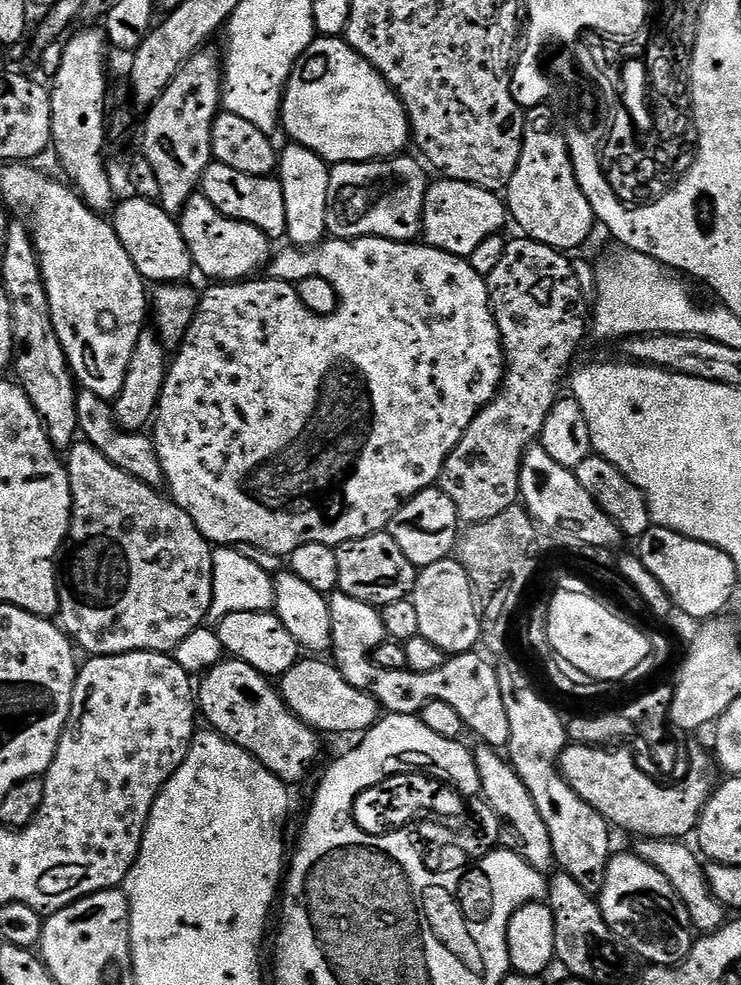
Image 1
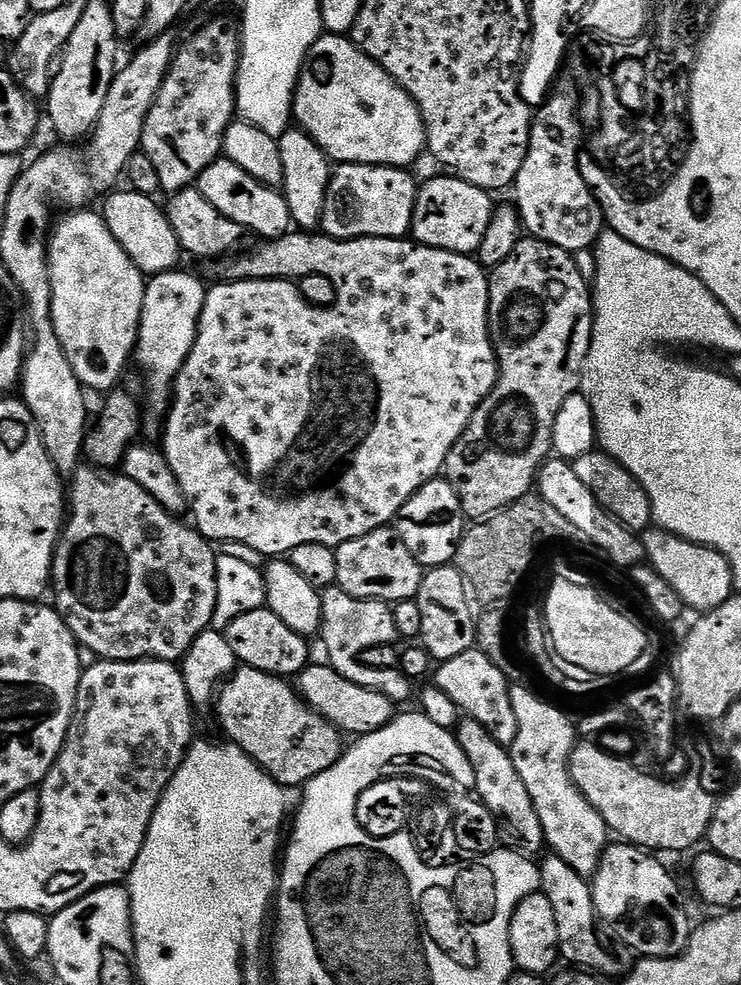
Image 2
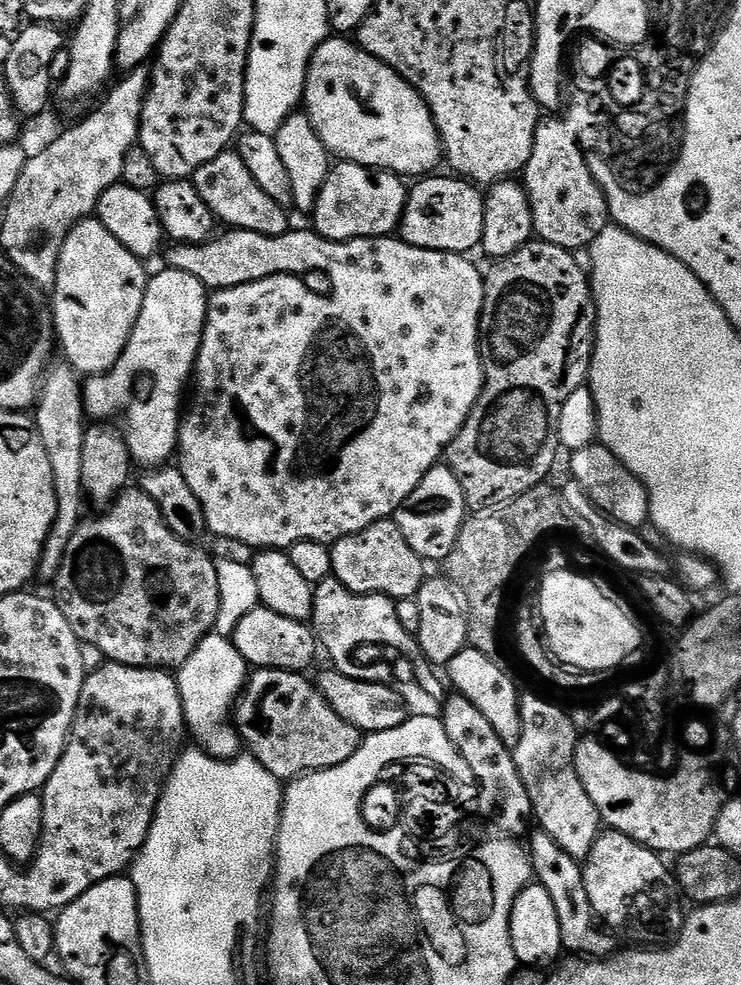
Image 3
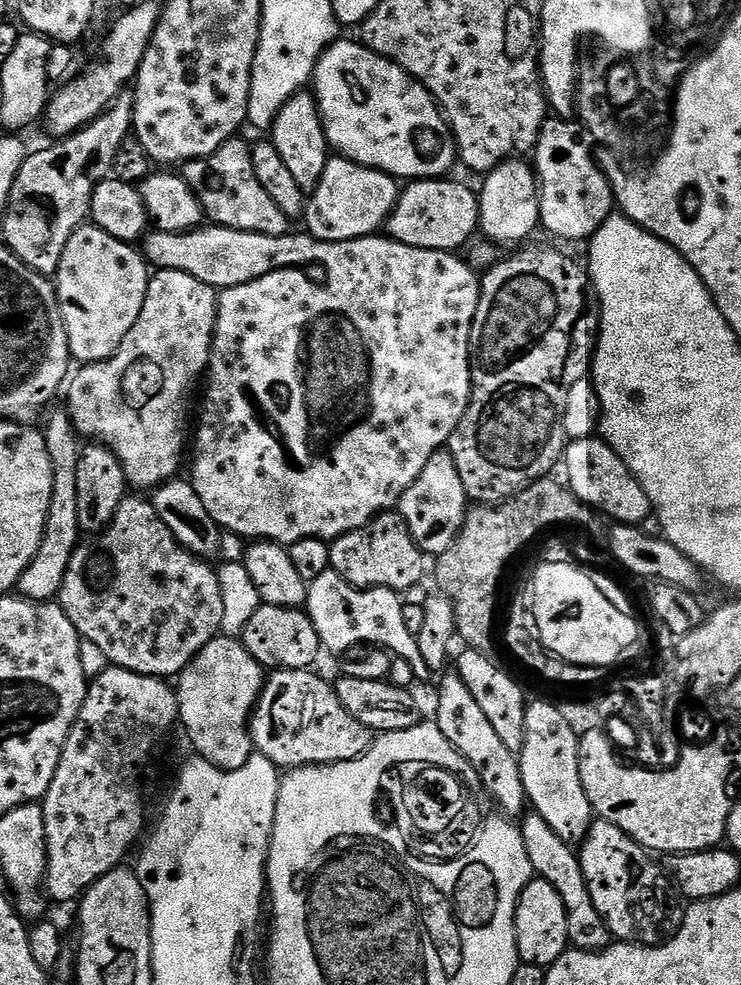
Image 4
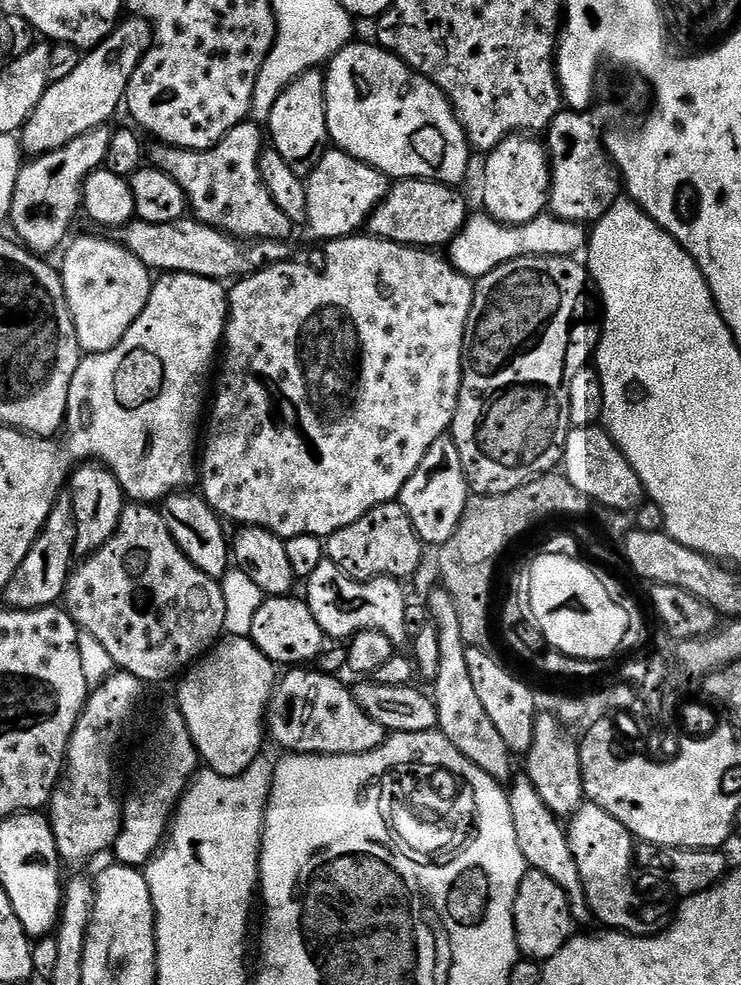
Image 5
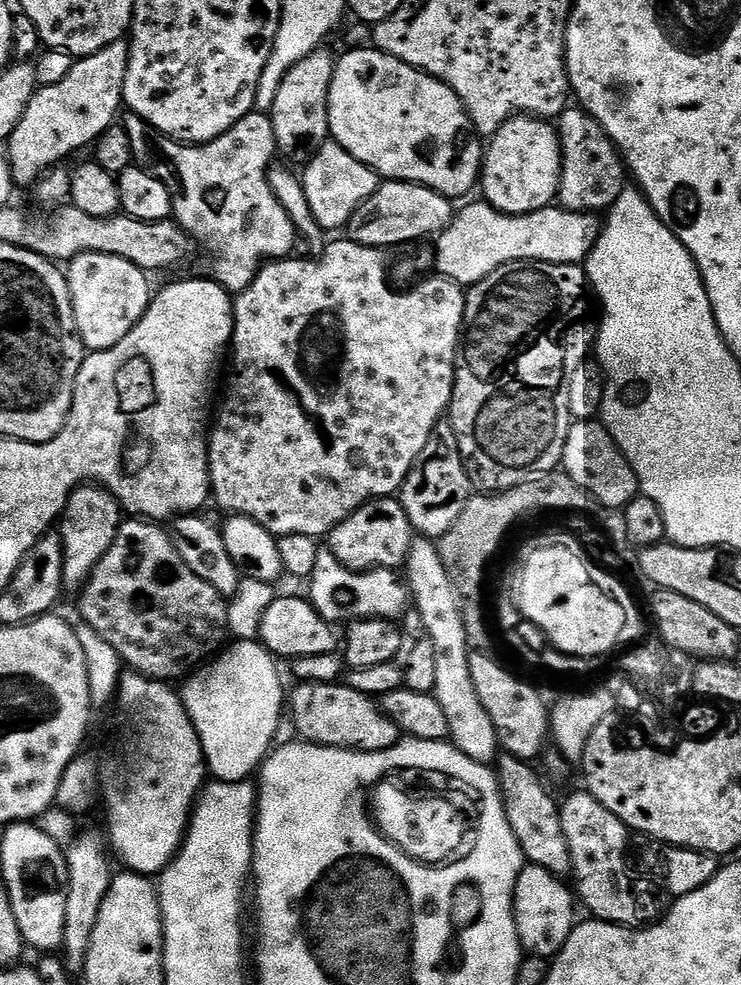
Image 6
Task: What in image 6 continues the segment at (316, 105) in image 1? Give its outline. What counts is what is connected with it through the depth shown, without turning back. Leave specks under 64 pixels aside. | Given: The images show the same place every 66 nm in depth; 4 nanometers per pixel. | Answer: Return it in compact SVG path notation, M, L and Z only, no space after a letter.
M375 47L356 48L353 52L348 52L344 57L335 61L336 69L332 75L332 85L328 95L328 130L331 139L337 144L341 144L355 160L362 162L367 168L372 169L377 177L387 178L388 180L404 180L407 184L421 184L427 188L433 188L436 192L449 198L464 196L472 187L477 187L478 181L482 176L482 140L481 137L474 134L474 129L468 111L462 106L458 94L450 90L450 86L443 84L438 78L402 62L398 58L386 55L385 52L377 50Z

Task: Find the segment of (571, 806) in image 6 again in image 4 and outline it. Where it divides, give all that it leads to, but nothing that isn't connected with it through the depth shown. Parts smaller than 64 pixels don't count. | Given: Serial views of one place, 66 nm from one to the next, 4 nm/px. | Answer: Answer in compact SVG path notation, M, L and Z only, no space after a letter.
M599 818L593 819L579 845L578 855L588 893L594 902L594 910L598 910L598 914L604 919L604 925L617 941L649 946L663 944L680 927L682 908L676 905L677 897L669 877L662 871L661 865L657 861L655 864L652 861L655 859L625 832L618 830L618 826Z

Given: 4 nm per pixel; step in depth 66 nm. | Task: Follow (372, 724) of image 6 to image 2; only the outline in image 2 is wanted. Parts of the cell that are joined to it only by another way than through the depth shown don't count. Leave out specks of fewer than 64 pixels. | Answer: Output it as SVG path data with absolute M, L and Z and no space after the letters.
M237 667L236 671L223 681L214 709L216 708L217 714L220 715L220 724L228 735L225 737L231 743L237 744L247 756L251 756L255 764L263 772L268 773L277 784L291 790L296 787L299 789L318 774L330 770L330 766L334 766L334 762L338 762L344 755L346 744L340 741L342 739L340 729L316 713L304 701L299 691L288 684L291 683L279 676L271 676L253 668Z

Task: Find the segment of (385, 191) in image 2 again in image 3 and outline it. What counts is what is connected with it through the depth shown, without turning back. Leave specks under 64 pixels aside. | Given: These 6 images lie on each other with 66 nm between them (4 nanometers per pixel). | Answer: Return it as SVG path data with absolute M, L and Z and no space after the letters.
M340 162L337 165L329 171L311 213L310 219L316 223L313 224L314 231L333 242L392 236L399 229L408 201L409 189L405 181L394 172L367 168L361 164Z

